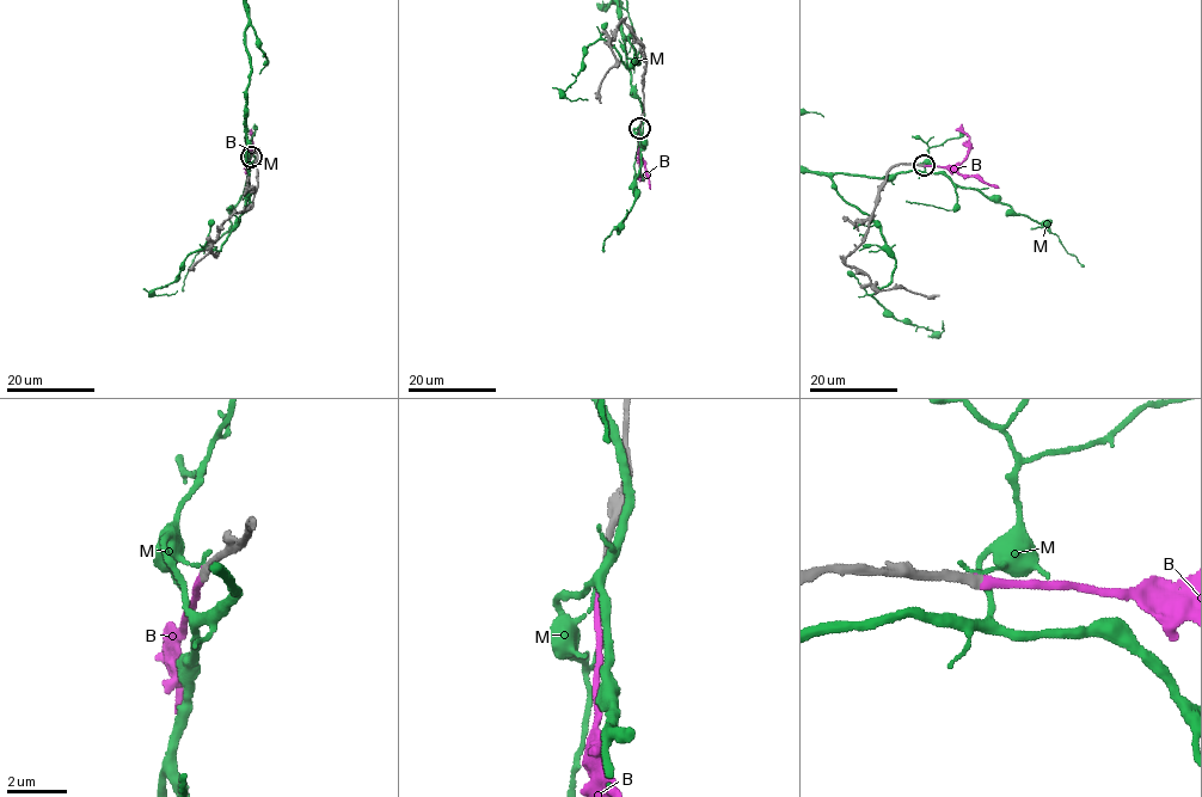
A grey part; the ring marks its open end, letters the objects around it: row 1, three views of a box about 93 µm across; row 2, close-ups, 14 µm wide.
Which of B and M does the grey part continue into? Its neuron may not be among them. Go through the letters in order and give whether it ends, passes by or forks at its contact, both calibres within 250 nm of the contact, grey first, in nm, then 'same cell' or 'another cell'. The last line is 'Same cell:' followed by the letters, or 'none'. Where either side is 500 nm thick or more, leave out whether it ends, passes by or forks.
B: it ends | 240/240 nm | same cell
M: it ends | 240/120 nm | another cell
Same cell: B

